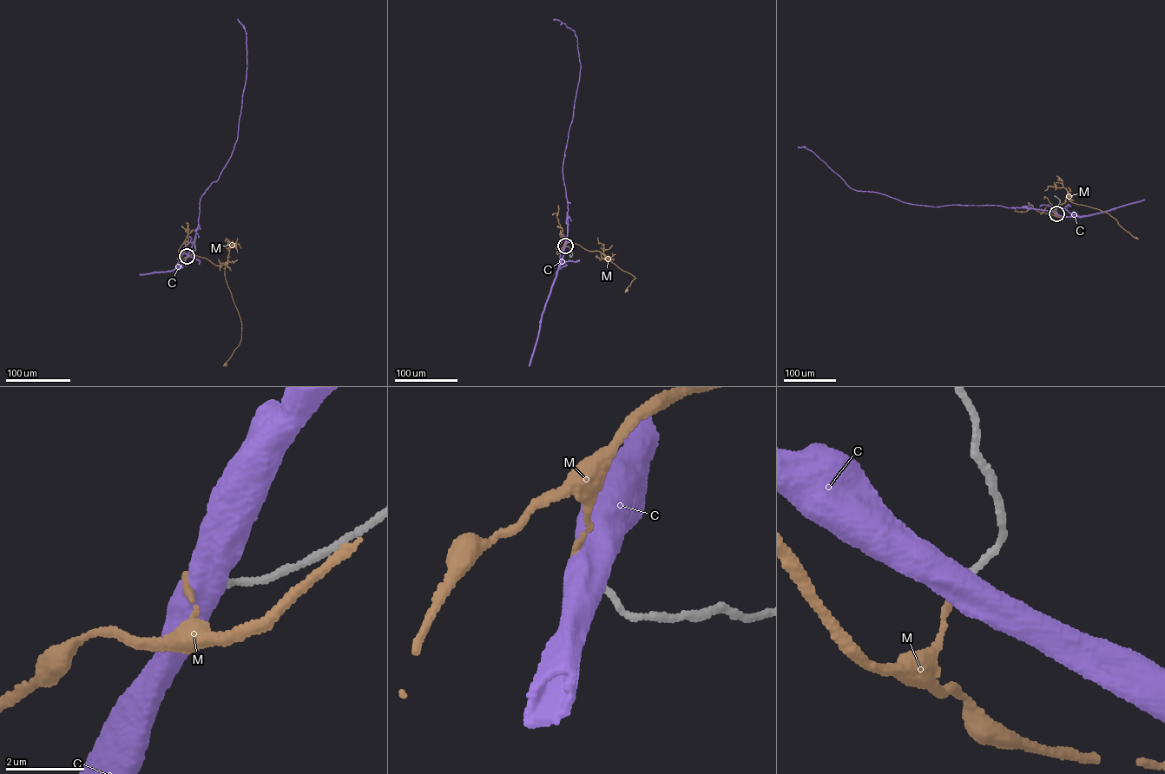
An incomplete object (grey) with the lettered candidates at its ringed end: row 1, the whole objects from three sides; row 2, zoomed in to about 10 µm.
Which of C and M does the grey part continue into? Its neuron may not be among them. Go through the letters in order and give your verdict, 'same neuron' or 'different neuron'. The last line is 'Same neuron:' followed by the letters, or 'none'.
C: different neuron
M: same neuron
Same neuron: M

